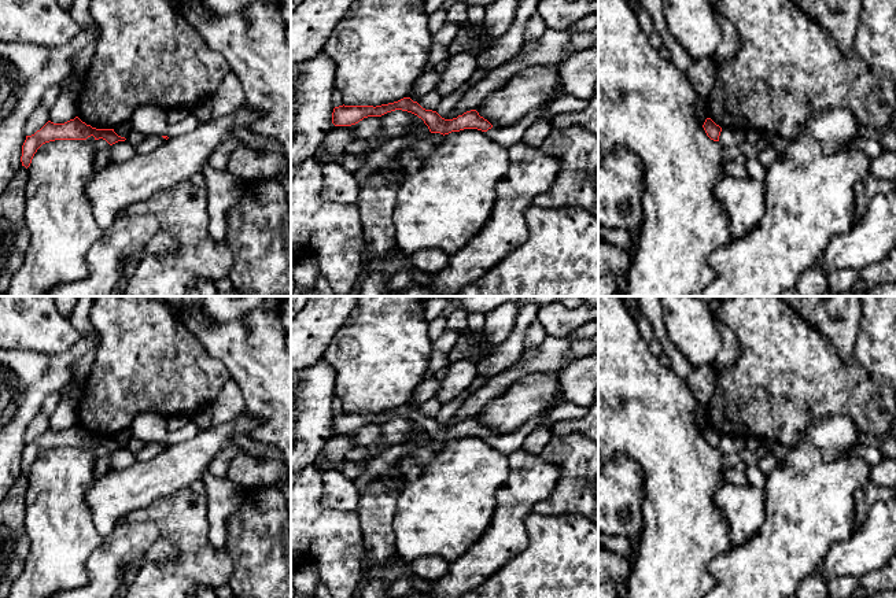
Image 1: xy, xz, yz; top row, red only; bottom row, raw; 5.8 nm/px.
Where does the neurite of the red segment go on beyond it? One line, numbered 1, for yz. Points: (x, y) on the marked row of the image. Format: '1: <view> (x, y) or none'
1: none

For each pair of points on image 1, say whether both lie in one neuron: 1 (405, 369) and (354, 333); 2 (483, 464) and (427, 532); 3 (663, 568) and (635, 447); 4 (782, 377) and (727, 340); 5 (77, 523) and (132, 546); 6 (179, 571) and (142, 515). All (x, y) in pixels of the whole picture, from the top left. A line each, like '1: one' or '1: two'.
1: one
2: one
3: one
4: two
5: two
6: one

